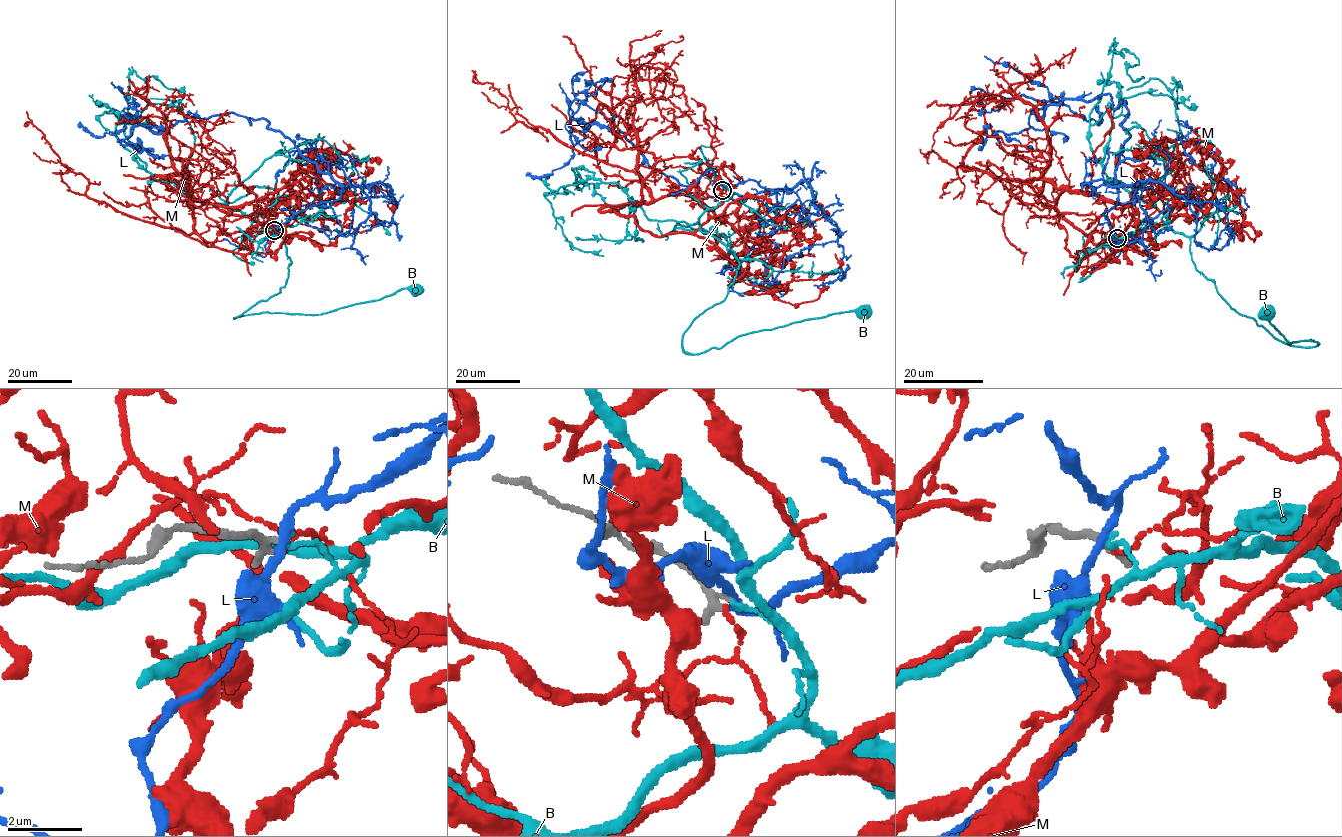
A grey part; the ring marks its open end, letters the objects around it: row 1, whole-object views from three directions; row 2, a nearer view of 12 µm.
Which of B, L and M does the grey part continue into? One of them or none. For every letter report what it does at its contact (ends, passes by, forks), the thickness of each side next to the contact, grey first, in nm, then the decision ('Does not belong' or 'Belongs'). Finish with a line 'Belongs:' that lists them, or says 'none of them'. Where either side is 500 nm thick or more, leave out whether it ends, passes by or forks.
B: It ends there. Thickness 240 nm (grey) against 110 nm. Does not belong
L: It passes by. Thickness 240 nm (grey) against 220 nm. Does not belong
M: It ends there. Thickness 280 nm (grey) against 110 nm. Does not belong
Belongs: none of them

